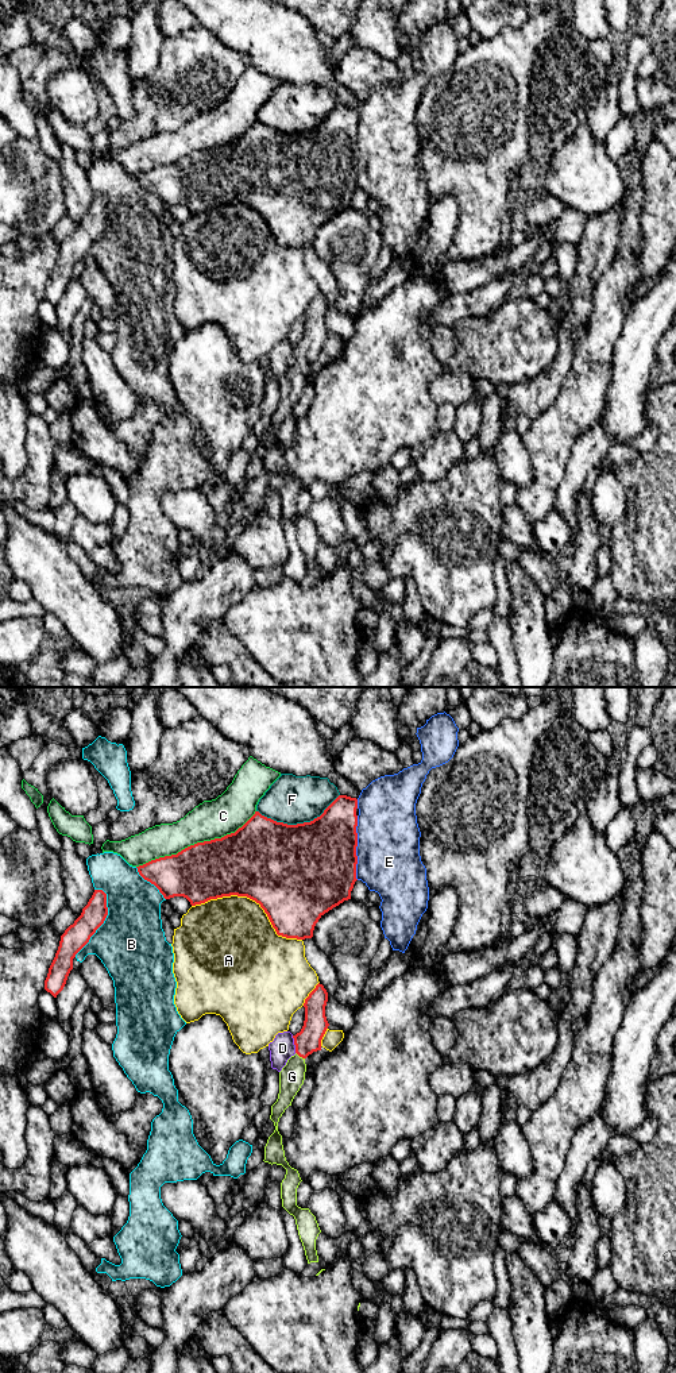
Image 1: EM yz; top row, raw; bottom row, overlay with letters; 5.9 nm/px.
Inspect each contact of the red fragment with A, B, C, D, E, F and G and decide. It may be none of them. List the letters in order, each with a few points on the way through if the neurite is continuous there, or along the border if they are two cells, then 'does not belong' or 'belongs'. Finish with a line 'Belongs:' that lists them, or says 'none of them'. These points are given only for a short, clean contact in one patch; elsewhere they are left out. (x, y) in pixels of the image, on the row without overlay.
A: does not belong
B: does not belong
C: does not belong
D: does not belong
E: does not belong
F: does not belong
G: way yz (308, 348), (300, 365), (292, 385); belongs
Belongs: G

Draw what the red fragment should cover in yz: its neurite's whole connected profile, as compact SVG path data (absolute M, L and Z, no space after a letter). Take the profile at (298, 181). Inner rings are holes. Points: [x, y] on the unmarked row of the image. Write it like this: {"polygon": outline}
{"polygon": "M339 104L320 126L297 134L277 131L255 120L235 142L197 151L136 177L165 208L184 205L196 215L223 205L247 205L260 213L278 244L312 247L318 228L351 208L358 189L356 117L356 107Z"}

